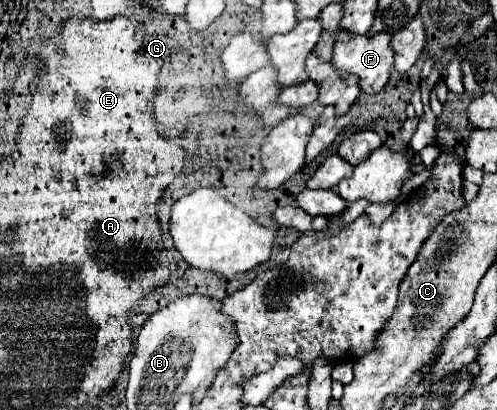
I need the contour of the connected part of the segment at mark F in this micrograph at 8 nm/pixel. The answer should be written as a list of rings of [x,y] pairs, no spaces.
[[[340,31],[334,43],[334,55],[332,65],[336,67],[338,75],[350,77],[356,75],[360,79],[360,91],[362,93],[380,93],[394,69],[394,53],[390,49],[390,33],[378,33],[372,39],[366,35],[350,35]]]

